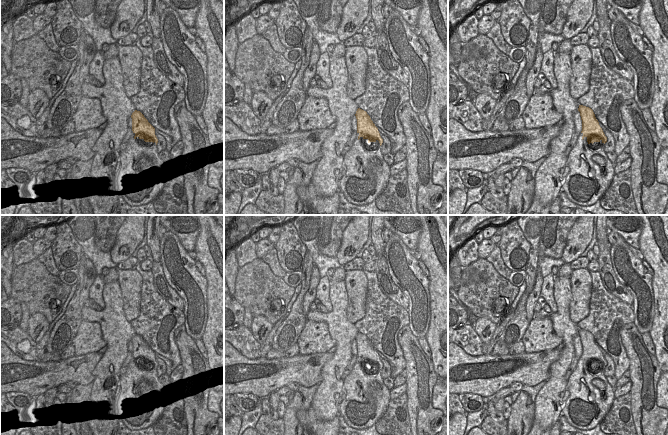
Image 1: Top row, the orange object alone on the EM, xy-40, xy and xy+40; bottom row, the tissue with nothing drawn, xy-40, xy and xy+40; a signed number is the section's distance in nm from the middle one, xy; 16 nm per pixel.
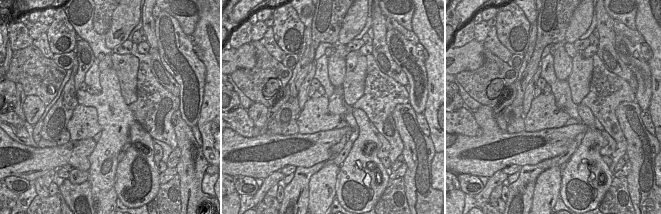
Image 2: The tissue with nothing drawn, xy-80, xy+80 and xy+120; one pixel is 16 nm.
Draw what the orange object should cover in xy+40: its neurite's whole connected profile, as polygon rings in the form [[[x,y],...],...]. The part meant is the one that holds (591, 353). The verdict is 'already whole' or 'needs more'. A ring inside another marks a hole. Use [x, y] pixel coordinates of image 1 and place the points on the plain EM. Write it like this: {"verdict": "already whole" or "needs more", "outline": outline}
{"verdict": "needs more", "outline": [[[579,329],[582,355],[567,380],[567,397],[562,415],[580,430],[591,430],[605,418],[614,401],[614,388],[608,383],[602,352],[589,331]]]}

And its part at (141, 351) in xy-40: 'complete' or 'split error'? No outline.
split error

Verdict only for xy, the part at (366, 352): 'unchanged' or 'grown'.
grown

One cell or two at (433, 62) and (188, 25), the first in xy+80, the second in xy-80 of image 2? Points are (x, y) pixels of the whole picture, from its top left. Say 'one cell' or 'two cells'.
two cells

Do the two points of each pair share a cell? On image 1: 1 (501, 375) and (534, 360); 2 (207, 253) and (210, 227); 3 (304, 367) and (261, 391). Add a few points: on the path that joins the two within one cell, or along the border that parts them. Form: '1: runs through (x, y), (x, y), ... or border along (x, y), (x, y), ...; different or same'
1: runs through (509, 373), (516, 368), (526, 368); same
2: runs through (210, 247), (210, 233); same
3: runs through (293, 369), (281, 371), (272, 380); same

